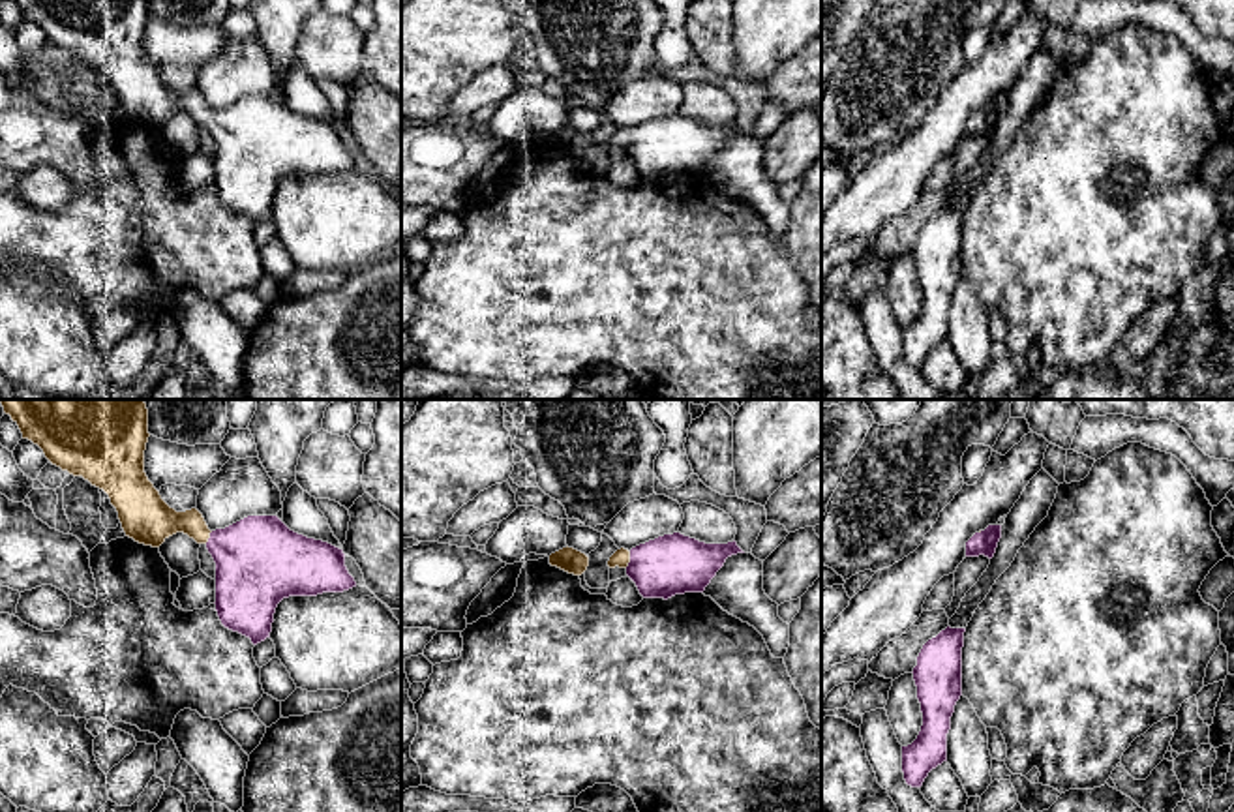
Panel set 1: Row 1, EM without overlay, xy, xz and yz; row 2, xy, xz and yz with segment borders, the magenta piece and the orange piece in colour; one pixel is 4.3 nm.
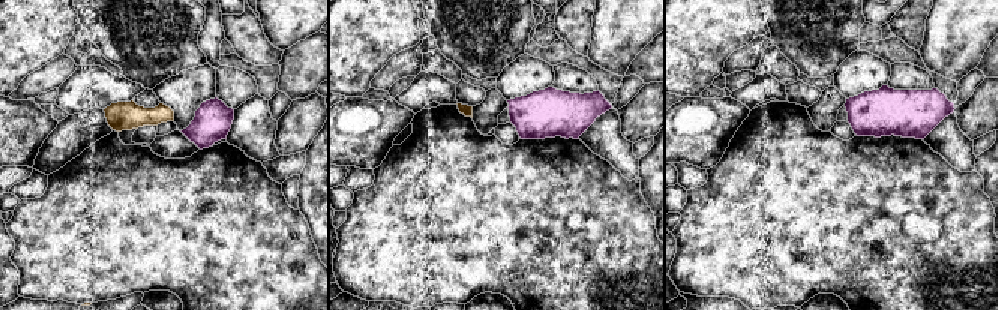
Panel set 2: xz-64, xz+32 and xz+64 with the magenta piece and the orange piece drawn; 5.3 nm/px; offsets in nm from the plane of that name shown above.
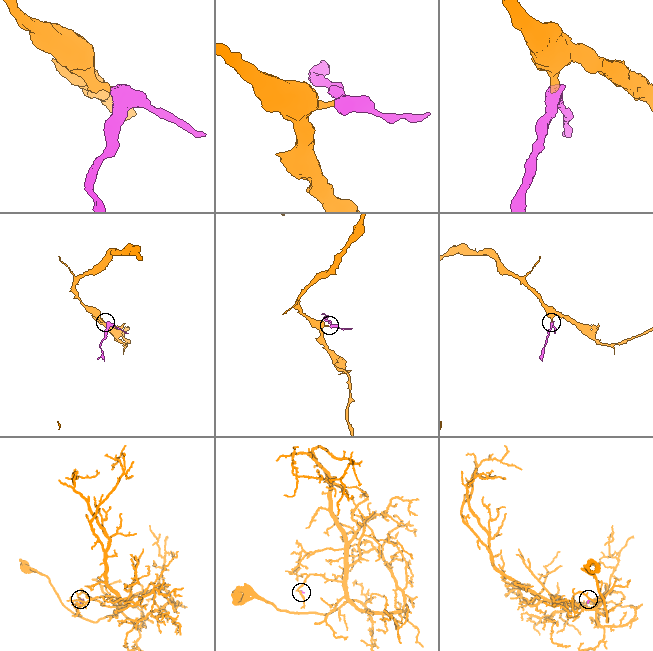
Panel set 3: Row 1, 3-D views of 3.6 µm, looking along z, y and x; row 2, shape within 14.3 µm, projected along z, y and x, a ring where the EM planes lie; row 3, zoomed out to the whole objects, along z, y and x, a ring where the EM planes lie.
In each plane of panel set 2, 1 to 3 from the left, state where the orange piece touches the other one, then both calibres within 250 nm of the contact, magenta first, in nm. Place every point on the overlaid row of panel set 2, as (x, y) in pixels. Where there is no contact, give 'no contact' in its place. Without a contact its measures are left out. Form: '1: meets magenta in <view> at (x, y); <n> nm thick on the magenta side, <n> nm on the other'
1: no contact
2: no contact
3: no contact

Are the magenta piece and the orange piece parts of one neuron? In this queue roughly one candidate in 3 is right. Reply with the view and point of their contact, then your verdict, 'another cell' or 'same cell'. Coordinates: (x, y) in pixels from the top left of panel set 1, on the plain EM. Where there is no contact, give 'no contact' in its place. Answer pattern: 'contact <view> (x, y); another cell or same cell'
contact xz (631, 139); same cell

